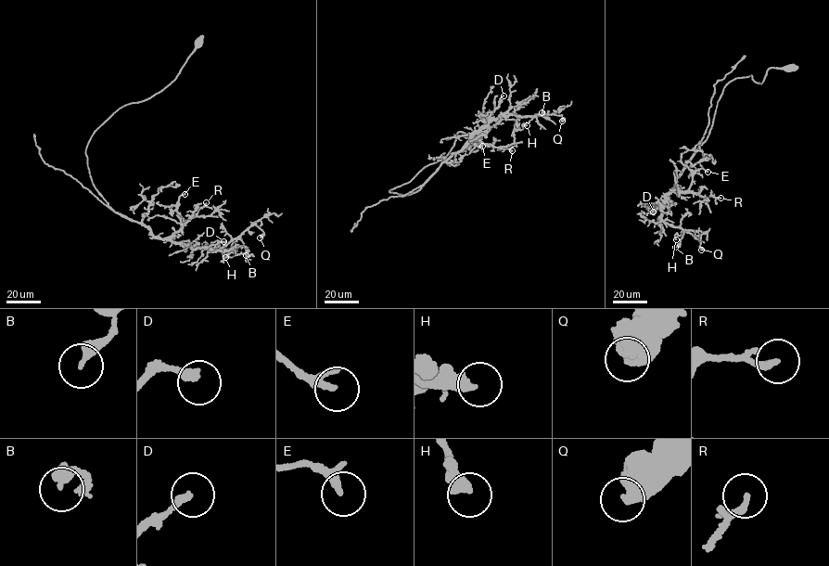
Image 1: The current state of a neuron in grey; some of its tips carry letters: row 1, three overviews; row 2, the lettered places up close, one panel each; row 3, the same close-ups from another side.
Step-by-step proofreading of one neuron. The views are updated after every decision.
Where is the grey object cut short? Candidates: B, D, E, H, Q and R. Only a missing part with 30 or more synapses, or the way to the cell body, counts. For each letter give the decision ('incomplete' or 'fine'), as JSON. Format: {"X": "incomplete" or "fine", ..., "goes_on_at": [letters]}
{"B": "fine", "D": "fine", "E": "fine", "H": "fine", "Q": "fine", "R": "fine", "goes_on_at": []}

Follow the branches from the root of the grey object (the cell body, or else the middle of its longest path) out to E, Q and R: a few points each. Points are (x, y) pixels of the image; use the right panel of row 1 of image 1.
E: (790, 68), (725, 85), (672, 188), (707, 172)
Q: (790, 68), (725, 85), (666, 197), (662, 219), (697, 232), (701, 250)
R: (790, 68), (770, 68), (760, 83), (751, 74), (725, 85), (706, 140), (685, 164), (672, 188), (720, 198)

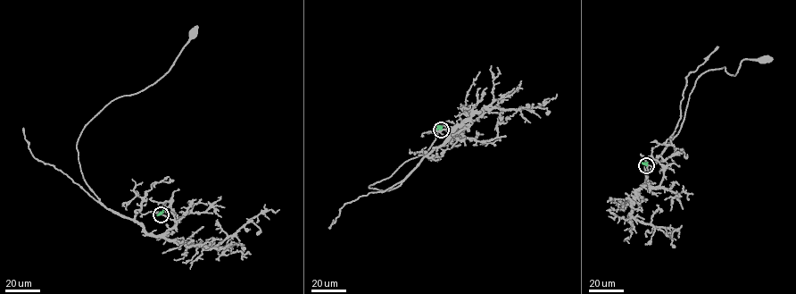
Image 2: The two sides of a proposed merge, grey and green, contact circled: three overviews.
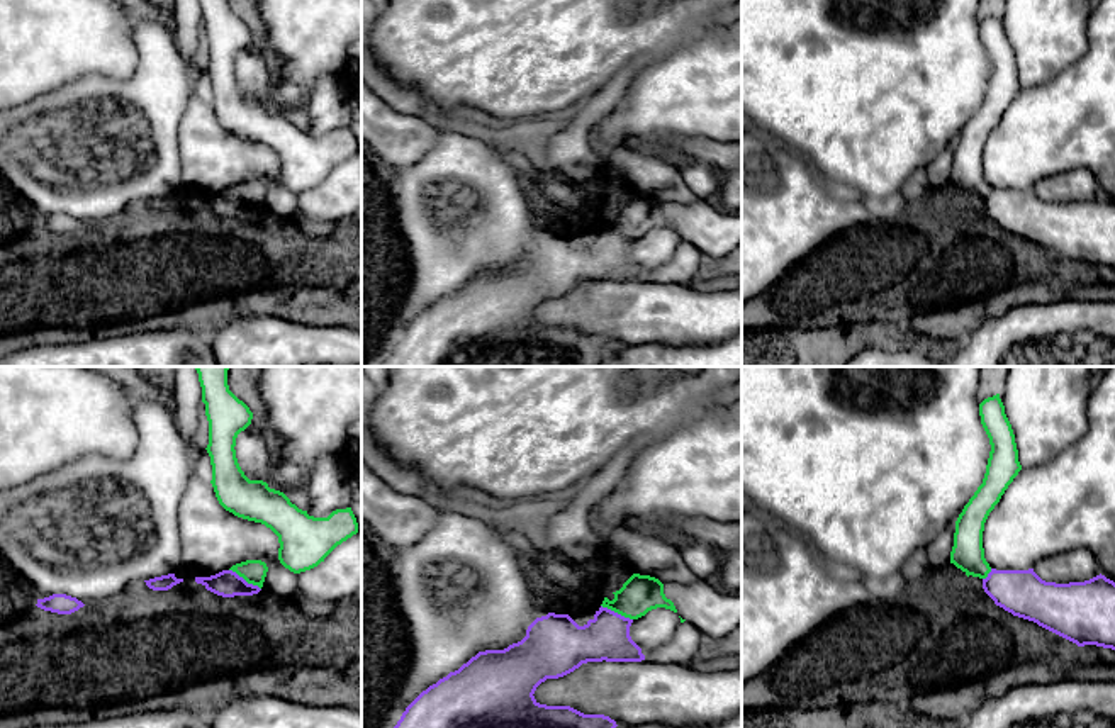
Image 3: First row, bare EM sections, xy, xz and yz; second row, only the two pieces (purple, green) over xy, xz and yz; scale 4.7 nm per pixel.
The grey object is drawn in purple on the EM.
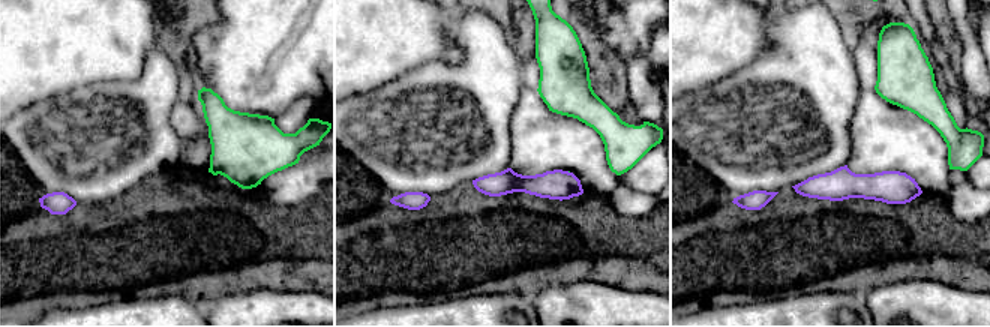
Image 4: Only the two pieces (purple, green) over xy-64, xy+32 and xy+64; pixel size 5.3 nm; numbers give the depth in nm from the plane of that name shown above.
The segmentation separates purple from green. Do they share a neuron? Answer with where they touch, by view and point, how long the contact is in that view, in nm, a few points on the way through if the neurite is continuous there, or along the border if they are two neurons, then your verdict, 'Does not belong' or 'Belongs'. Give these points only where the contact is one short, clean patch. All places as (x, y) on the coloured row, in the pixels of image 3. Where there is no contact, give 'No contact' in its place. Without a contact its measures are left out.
Touches purple at xy (243, 579). Shared border 180 nm. Boundary: xy (229, 569), (260, 589). Does not belong

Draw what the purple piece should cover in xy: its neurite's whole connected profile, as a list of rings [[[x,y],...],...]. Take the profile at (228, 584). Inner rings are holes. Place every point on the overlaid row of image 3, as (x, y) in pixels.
[[[222,570],[210,577],[195,577],[195,582],[222,597],[253,596],[261,591],[258,585],[248,584],[233,570]]]

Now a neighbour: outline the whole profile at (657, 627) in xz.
[[[657,608],[648,611],[645,616],[633,619],[630,636],[642,648],[645,660],[648,660],[653,650],[672,638],[679,624],[681,618],[677,613]]]

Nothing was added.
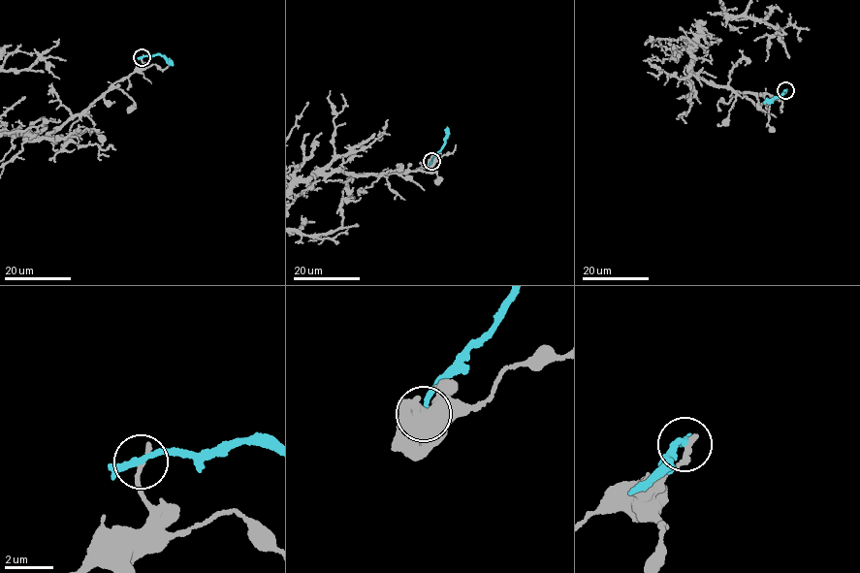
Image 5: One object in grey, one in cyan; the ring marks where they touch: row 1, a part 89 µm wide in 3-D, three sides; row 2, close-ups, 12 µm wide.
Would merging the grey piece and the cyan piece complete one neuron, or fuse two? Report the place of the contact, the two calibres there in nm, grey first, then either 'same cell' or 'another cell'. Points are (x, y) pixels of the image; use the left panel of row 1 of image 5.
place (142, 57); calibres 240 and 260 nm; another cell

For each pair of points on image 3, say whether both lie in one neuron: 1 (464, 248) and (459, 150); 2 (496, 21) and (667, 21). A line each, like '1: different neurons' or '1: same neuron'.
1: same neuron
2: same neuron

